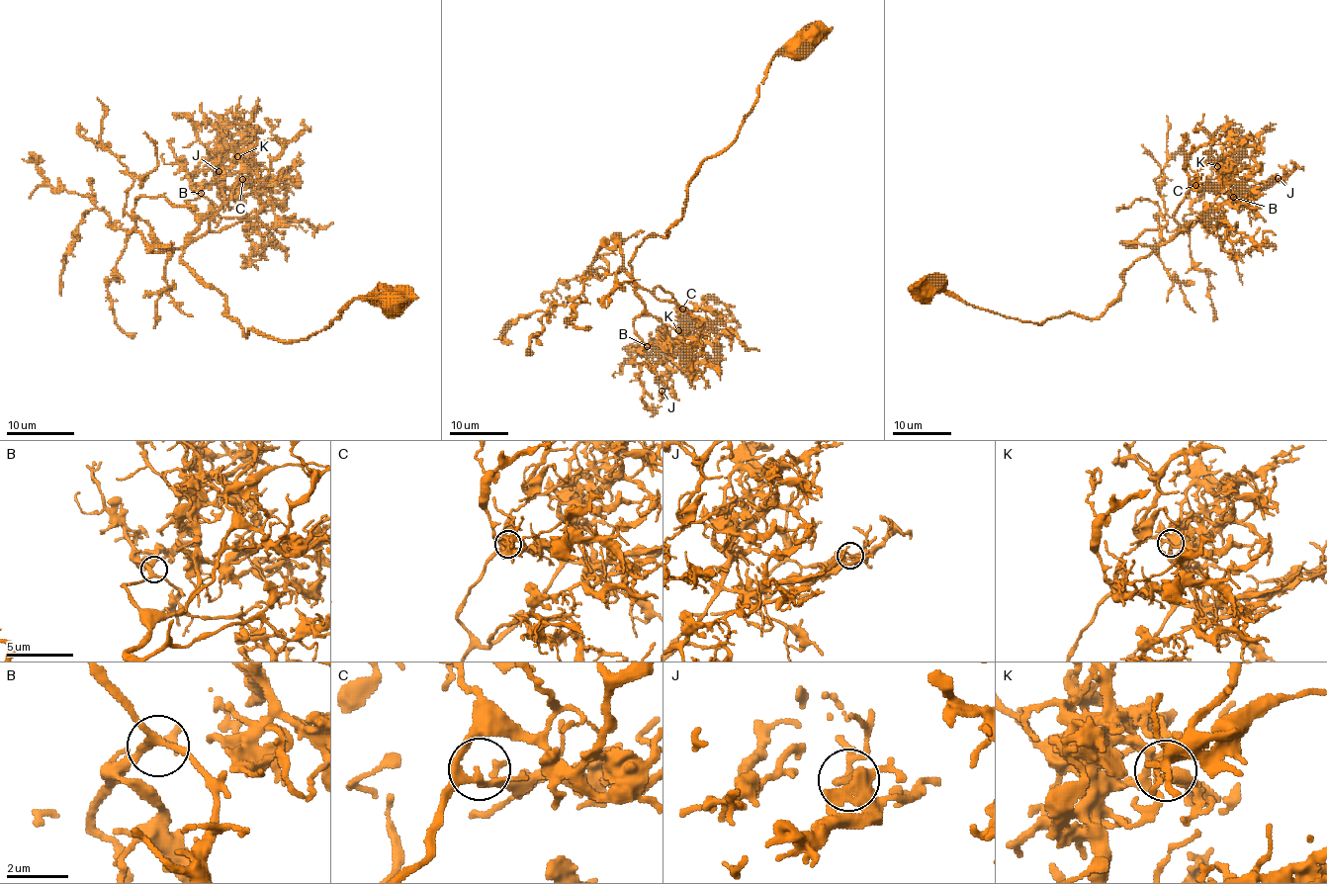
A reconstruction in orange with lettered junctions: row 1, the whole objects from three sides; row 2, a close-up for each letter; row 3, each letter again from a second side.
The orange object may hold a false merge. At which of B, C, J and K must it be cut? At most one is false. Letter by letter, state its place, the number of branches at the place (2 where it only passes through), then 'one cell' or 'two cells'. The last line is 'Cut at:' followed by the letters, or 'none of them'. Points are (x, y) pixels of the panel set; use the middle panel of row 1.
B: (647, 346) | 3 | one cell
C: (682, 309) | 3 | one cell
J: (662, 391) | 3 | one cell
K: (678, 330) | 3 | one cell
Cut at: none of them

